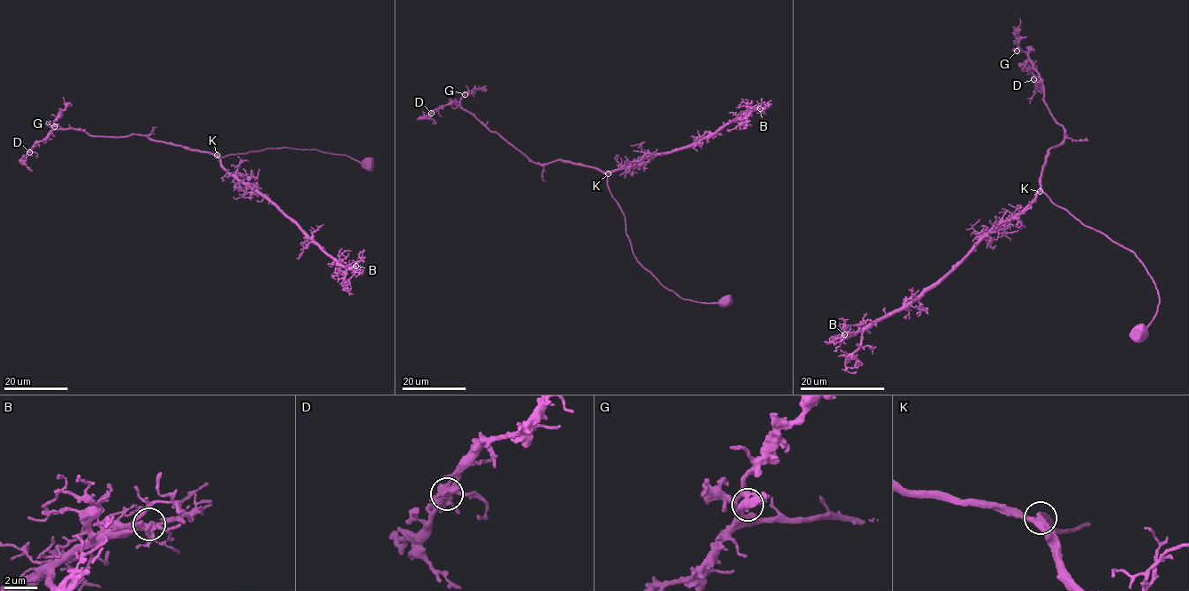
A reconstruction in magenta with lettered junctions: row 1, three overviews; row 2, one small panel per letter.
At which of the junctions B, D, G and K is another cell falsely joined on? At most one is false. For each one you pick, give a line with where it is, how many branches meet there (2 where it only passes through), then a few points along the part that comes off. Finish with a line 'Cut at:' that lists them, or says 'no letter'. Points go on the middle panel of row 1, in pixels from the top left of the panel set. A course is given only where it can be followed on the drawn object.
Cut at: no letter

